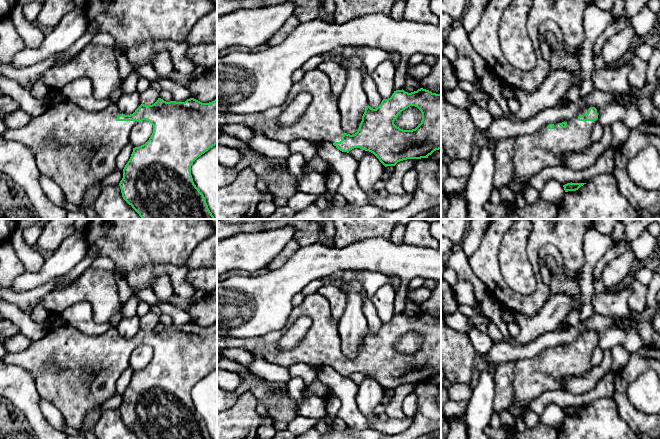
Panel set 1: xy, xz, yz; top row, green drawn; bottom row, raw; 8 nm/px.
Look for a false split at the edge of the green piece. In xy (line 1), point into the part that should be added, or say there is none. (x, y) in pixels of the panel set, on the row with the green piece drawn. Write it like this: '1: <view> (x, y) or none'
1: xy (75, 148)

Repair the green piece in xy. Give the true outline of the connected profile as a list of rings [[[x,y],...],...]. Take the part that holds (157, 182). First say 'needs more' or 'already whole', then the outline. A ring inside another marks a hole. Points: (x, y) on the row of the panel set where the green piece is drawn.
needs more; [[[158,98],[152,105],[141,104],[130,115],[123,114],[116,105],[108,106],[102,111],[85,111],[66,100],[49,104],[42,115],[31,117],[30,122],[21,128],[8,128],[2,136],[8,141],[17,141],[28,146],[35,154],[41,175],[54,181],[69,203],[79,206],[86,192],[116,169],[115,160],[129,142],[132,128],[143,120],[153,125],[153,133],[145,144],[133,148],[123,169],[123,178],[119,183],[123,199],[142,219],[215,219],[204,195],[193,182],[191,166],[198,157],[217,144],[217,98],[209,103],[202,103],[194,98],[185,102],[166,102]]]

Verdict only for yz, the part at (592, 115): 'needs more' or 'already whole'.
needs more

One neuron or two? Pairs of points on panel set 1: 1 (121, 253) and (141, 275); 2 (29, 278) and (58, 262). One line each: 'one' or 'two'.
1: two
2: one

